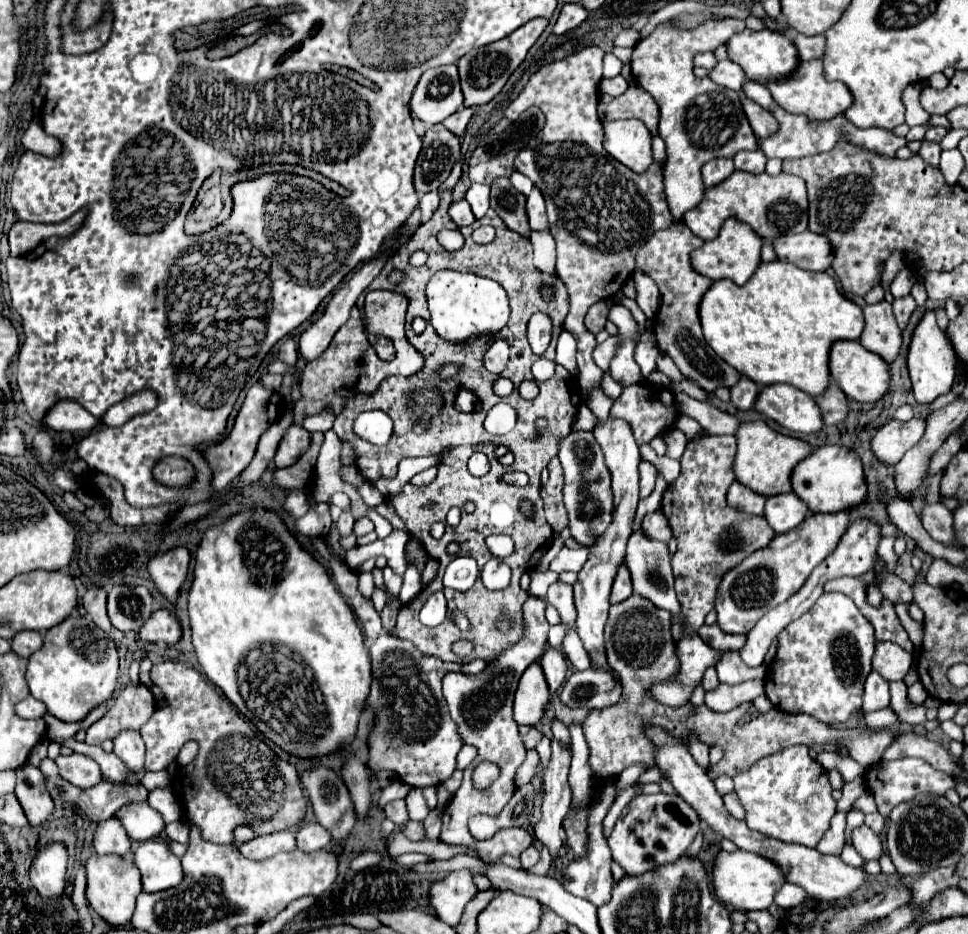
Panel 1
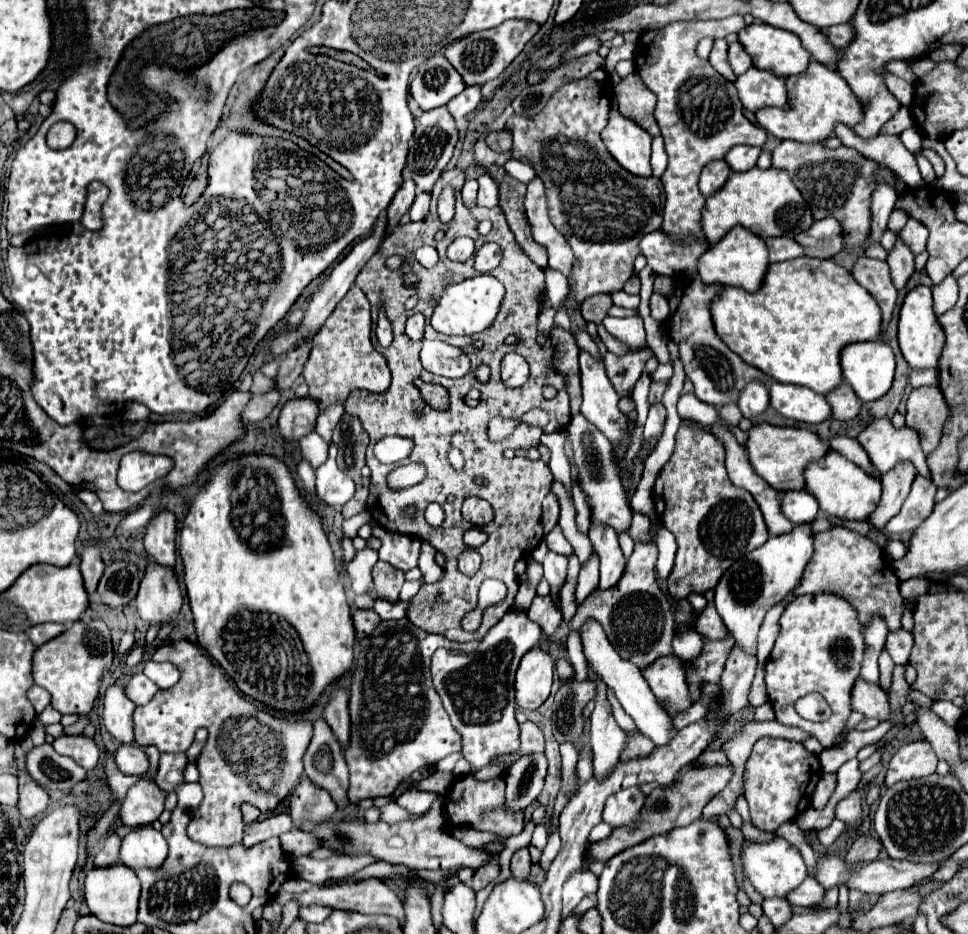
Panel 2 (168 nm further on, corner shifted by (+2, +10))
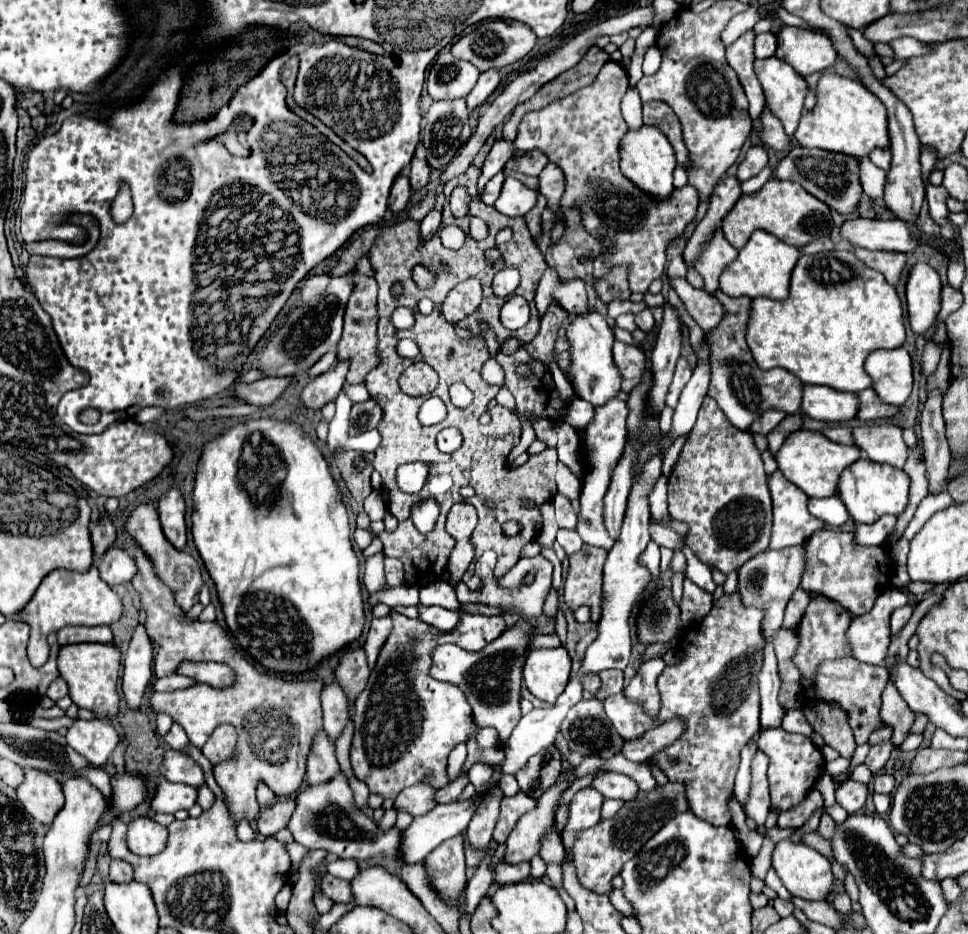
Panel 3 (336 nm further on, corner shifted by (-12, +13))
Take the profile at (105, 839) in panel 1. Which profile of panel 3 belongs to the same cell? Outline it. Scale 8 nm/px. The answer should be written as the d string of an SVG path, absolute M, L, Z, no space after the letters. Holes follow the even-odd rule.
M112 860L110 882L130 882L130 880L132 880L132 866L126 860Z

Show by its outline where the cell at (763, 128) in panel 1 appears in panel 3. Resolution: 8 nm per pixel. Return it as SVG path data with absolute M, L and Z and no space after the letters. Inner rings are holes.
M824 72L816 84L818 102L812 110L804 110L794 138L804 148L822 148L830 152L844 152L858 160L870 154L874 146L888 146L888 122L884 104L870 94L860 82L838 76L834 72Z

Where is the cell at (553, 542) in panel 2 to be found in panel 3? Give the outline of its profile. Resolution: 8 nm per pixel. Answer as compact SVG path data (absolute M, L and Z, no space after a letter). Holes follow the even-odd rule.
M556 494L554 496L554 504L556 504L556 520L558 520L558 526L560 528L566 528L566 530L576 530L576 524L578 524L578 518L568 502L566 496L562 494Z

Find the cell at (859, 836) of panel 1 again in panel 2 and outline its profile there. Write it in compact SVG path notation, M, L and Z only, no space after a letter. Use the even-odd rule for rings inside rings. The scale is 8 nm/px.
M852 791L836 805L836 819L846 825L856 825L862 819L862 795L858 791Z

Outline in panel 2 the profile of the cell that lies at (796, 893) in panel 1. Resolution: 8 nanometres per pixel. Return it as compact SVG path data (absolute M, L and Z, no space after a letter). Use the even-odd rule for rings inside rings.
M808 877L796 891L792 891L788 895L788 903L794 905L806 905L806 907L814 907L818 903L822 903L826 889L812 877Z

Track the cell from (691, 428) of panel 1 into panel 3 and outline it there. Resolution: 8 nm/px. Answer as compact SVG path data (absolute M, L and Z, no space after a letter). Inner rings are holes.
M778 470L768 476L768 488L774 502L772 550L804 544L816 530L824 528L824 522L808 512L808 496L790 484Z

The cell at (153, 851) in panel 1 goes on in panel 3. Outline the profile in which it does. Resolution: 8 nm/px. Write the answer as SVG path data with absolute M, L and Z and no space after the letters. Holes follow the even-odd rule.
M136 818L128 824L128 848L138 856L156 856L166 848L168 828L152 818Z

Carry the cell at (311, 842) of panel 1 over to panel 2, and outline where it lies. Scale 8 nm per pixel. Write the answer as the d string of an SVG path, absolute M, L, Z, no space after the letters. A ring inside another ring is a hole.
M302 777L298 787L290 795L290 815L294 819L294 827L300 829L300 821L324 821L332 817L336 811L336 803L330 793L318 785L314 785L308 777Z

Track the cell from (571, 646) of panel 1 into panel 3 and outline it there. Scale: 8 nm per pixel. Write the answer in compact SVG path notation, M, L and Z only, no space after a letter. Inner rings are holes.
M558 530L558 544L564 548L566 556L576 554L582 548L582 538L578 538L578 532L574 530Z

